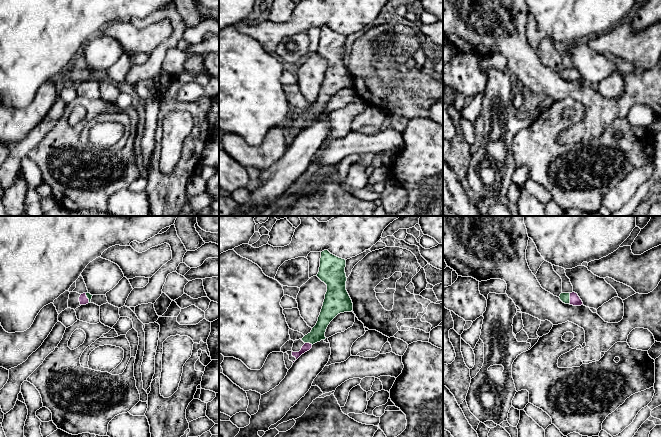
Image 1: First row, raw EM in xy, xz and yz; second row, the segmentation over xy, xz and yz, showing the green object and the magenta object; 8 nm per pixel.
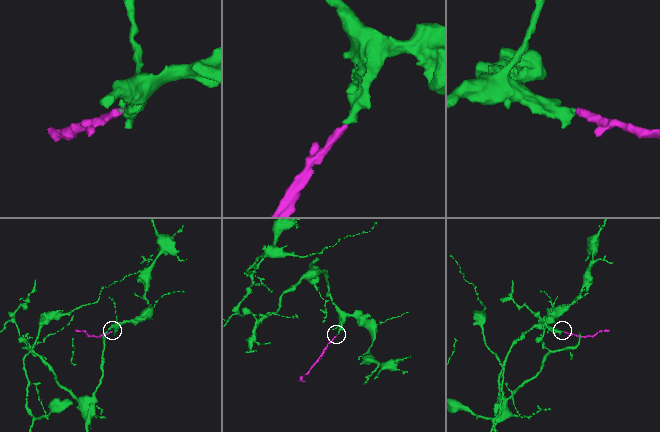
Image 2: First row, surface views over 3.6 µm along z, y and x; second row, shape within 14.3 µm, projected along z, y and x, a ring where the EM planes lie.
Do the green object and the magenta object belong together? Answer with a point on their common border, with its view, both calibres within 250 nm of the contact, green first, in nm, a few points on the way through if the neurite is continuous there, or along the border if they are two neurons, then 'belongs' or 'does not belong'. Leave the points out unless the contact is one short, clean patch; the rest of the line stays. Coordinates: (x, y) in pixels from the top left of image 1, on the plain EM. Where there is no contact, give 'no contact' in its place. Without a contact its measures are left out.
meets green in yz at (569, 74); 80 nm thick on the green side, 90 nm on the other; runs through yz (564, 73), (569, 74), (575, 76); belongs

